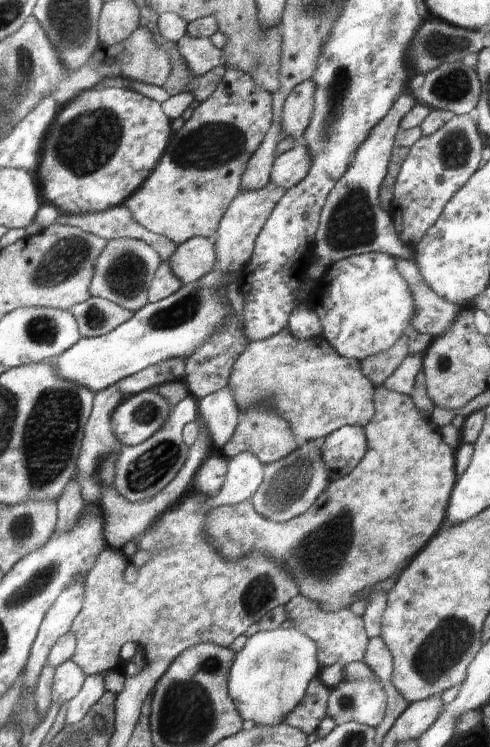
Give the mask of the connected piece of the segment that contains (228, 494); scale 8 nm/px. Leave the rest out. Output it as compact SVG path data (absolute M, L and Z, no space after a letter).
M244 452L227 458L225 482L218 496L207 497L200 512L225 505L236 505L249 500L263 482L263 465L255 455Z

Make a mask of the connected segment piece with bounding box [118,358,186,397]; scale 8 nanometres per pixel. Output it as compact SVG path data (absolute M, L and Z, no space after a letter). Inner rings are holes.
M182 358L164 360L163 363L154 364L126 379L119 380L118 388L125 397L138 395L139 392L157 388L162 383L184 380L185 370L185 361Z

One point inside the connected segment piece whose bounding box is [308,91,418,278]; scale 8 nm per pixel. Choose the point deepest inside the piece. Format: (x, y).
(352, 221)

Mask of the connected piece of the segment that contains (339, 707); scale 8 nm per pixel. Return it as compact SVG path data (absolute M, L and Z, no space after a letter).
M344 678L338 687L335 687L330 692L330 697L326 704L326 716L335 720L338 725L352 721L375 729L382 722L386 708L387 697L382 686L378 683L368 681L367 679L348 681Z

